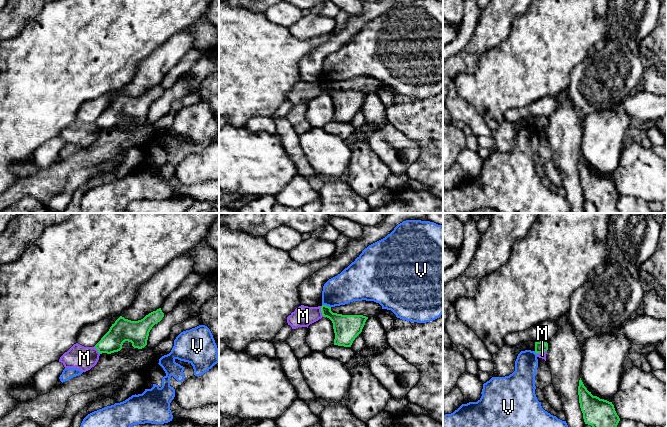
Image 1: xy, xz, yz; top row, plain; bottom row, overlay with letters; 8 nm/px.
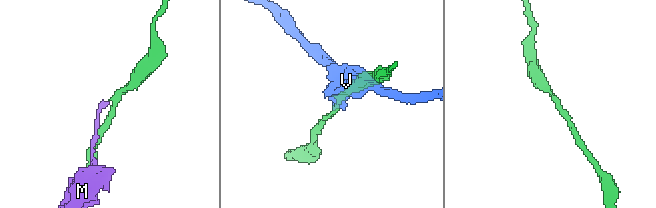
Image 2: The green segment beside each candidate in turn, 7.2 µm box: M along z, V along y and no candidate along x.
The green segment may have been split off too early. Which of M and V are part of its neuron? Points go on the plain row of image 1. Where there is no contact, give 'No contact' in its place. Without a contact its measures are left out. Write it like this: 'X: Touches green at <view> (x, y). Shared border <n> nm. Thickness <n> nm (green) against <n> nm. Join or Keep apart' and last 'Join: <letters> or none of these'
M: Touches green at xz (321, 87). Shared border 90 nm. Thickness 200 nm (green) against 170 nm. Keep apart
V: Touches green at xz (325, 81). Shared border 80 nm. Thickness 200 nm (green) against 260 nm. Keep apart
Join: none of these

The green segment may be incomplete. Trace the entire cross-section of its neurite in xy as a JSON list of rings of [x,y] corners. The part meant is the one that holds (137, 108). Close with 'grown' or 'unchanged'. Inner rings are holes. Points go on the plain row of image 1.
[[[161,84],[146,91],[138,97],[131,97],[120,92],[109,107],[95,121],[100,130],[111,130],[122,125],[125,117],[131,118],[134,124],[142,125],[147,121],[152,103],[164,93]]] | unchanged

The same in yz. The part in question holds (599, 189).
[[[581,154],[578,171],[584,198],[595,205],[597,213],[620,213],[617,208],[620,194],[612,178],[593,172],[584,162]]] | unchanged

